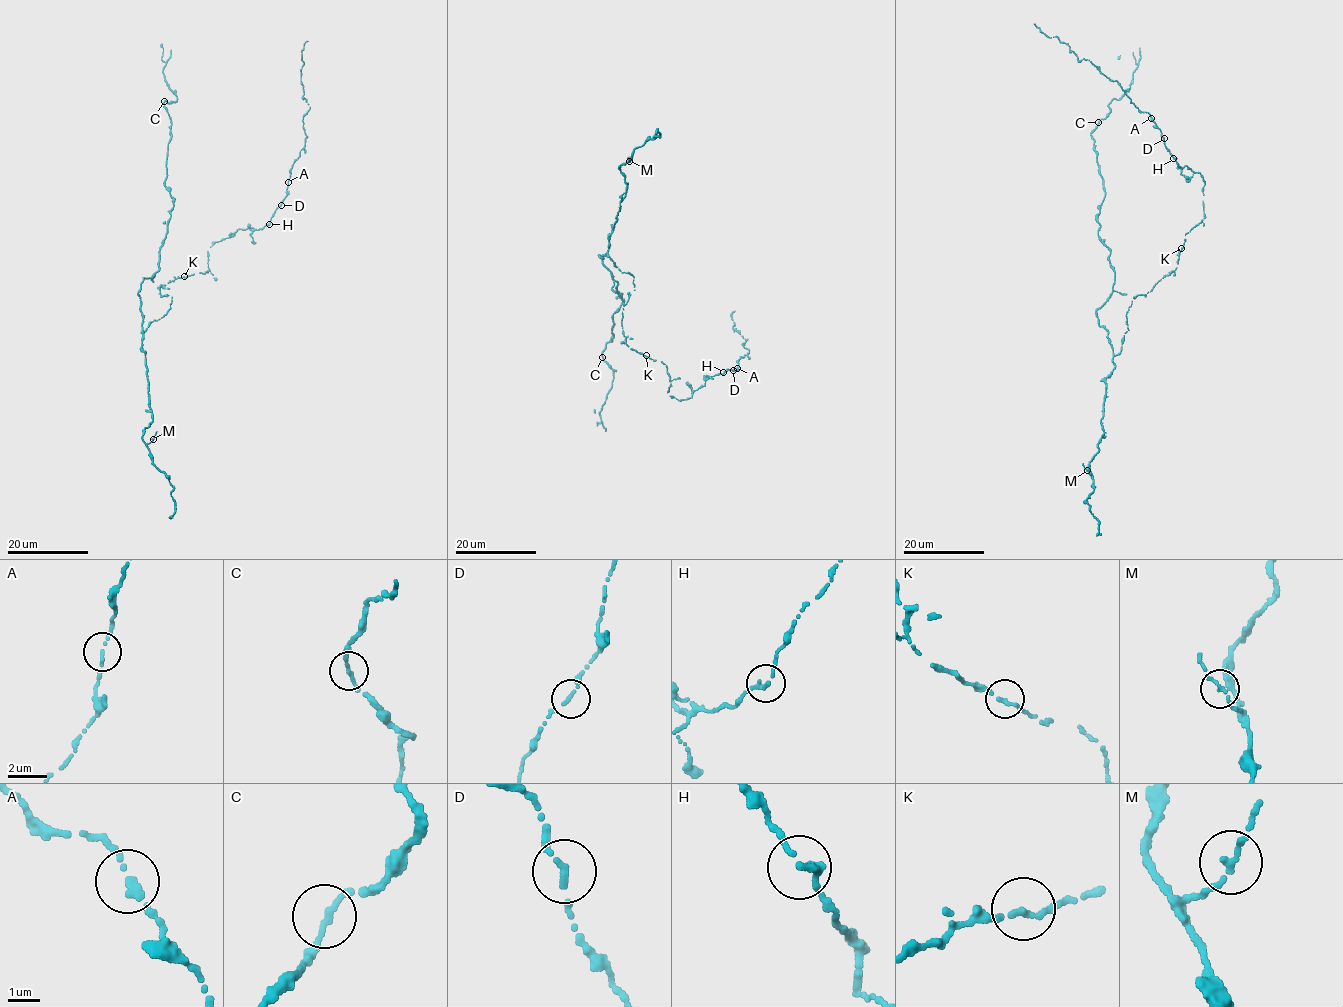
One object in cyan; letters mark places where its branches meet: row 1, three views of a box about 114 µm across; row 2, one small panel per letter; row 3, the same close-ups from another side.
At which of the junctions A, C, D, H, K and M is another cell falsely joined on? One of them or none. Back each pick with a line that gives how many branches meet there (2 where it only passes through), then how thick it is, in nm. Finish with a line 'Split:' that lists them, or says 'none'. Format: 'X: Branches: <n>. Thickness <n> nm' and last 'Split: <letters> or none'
Split: none

